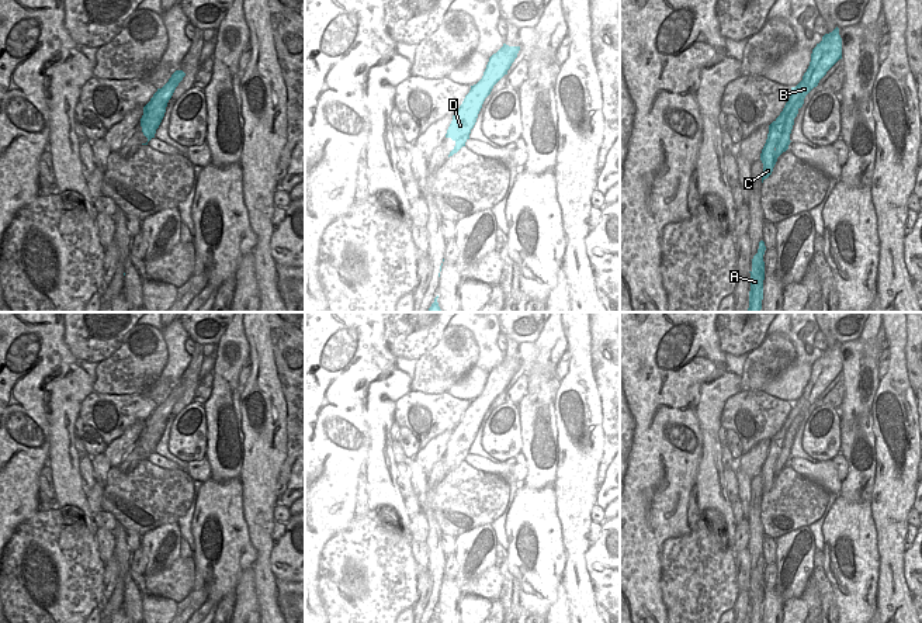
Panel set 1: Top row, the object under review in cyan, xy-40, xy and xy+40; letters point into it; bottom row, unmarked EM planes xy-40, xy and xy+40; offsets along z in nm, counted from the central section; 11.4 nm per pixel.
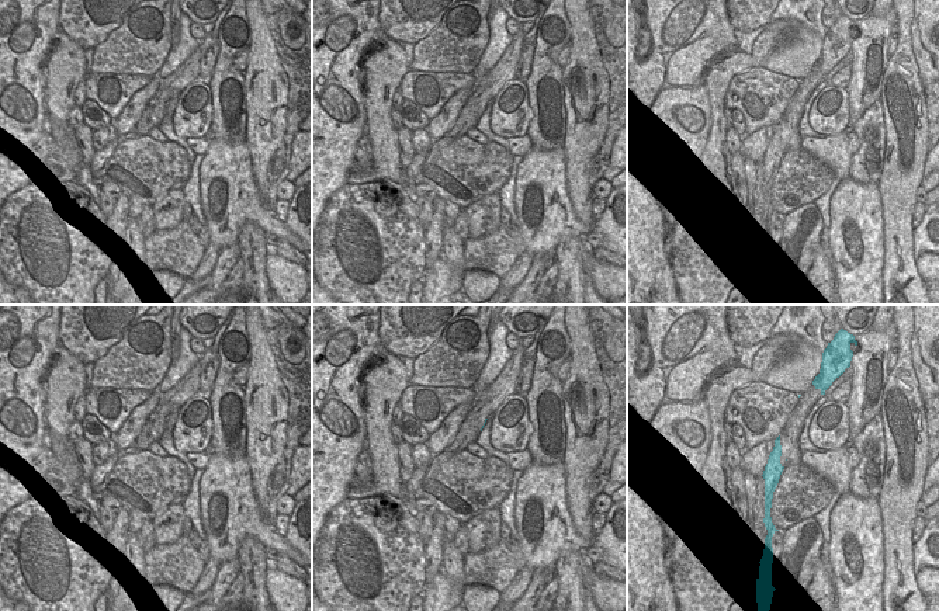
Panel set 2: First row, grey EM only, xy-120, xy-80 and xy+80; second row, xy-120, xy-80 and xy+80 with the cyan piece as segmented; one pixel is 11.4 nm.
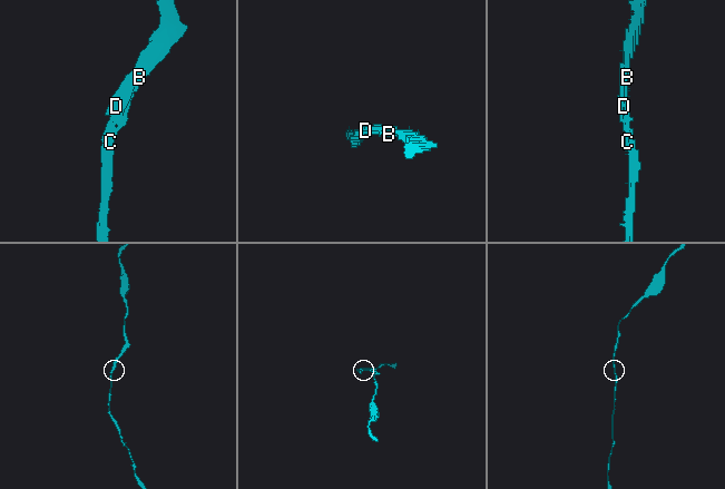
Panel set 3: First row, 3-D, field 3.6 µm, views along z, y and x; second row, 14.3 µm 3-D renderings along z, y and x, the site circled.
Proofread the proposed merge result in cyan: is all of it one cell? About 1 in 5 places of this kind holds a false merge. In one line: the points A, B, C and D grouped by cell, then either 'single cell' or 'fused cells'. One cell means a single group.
groups A B C D; single cell

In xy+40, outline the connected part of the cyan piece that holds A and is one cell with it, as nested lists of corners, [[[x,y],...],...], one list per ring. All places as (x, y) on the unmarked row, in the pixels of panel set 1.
[[[759,557],[758,568],[752,574],[749,623],[762,623],[763,615],[763,595],[765,595],[765,557]]]

